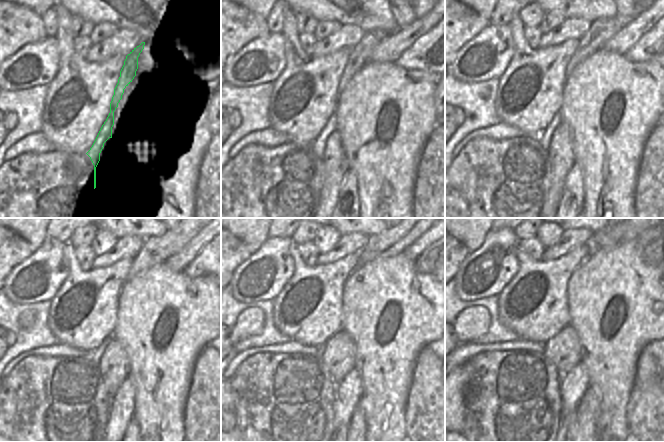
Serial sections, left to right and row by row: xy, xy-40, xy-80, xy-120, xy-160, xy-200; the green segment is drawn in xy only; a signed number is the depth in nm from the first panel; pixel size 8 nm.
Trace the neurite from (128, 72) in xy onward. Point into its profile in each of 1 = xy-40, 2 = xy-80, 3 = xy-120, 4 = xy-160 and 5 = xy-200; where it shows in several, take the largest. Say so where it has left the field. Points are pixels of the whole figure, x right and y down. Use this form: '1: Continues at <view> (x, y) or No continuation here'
1: Continues at xy-40 (360, 54)
2: Continues at xy-80 (602, 29)
3: Continues at xy-120 (156, 250)
4: Continues at xy-160 (394, 240)
5: Continues at xy-200 (608, 238).

